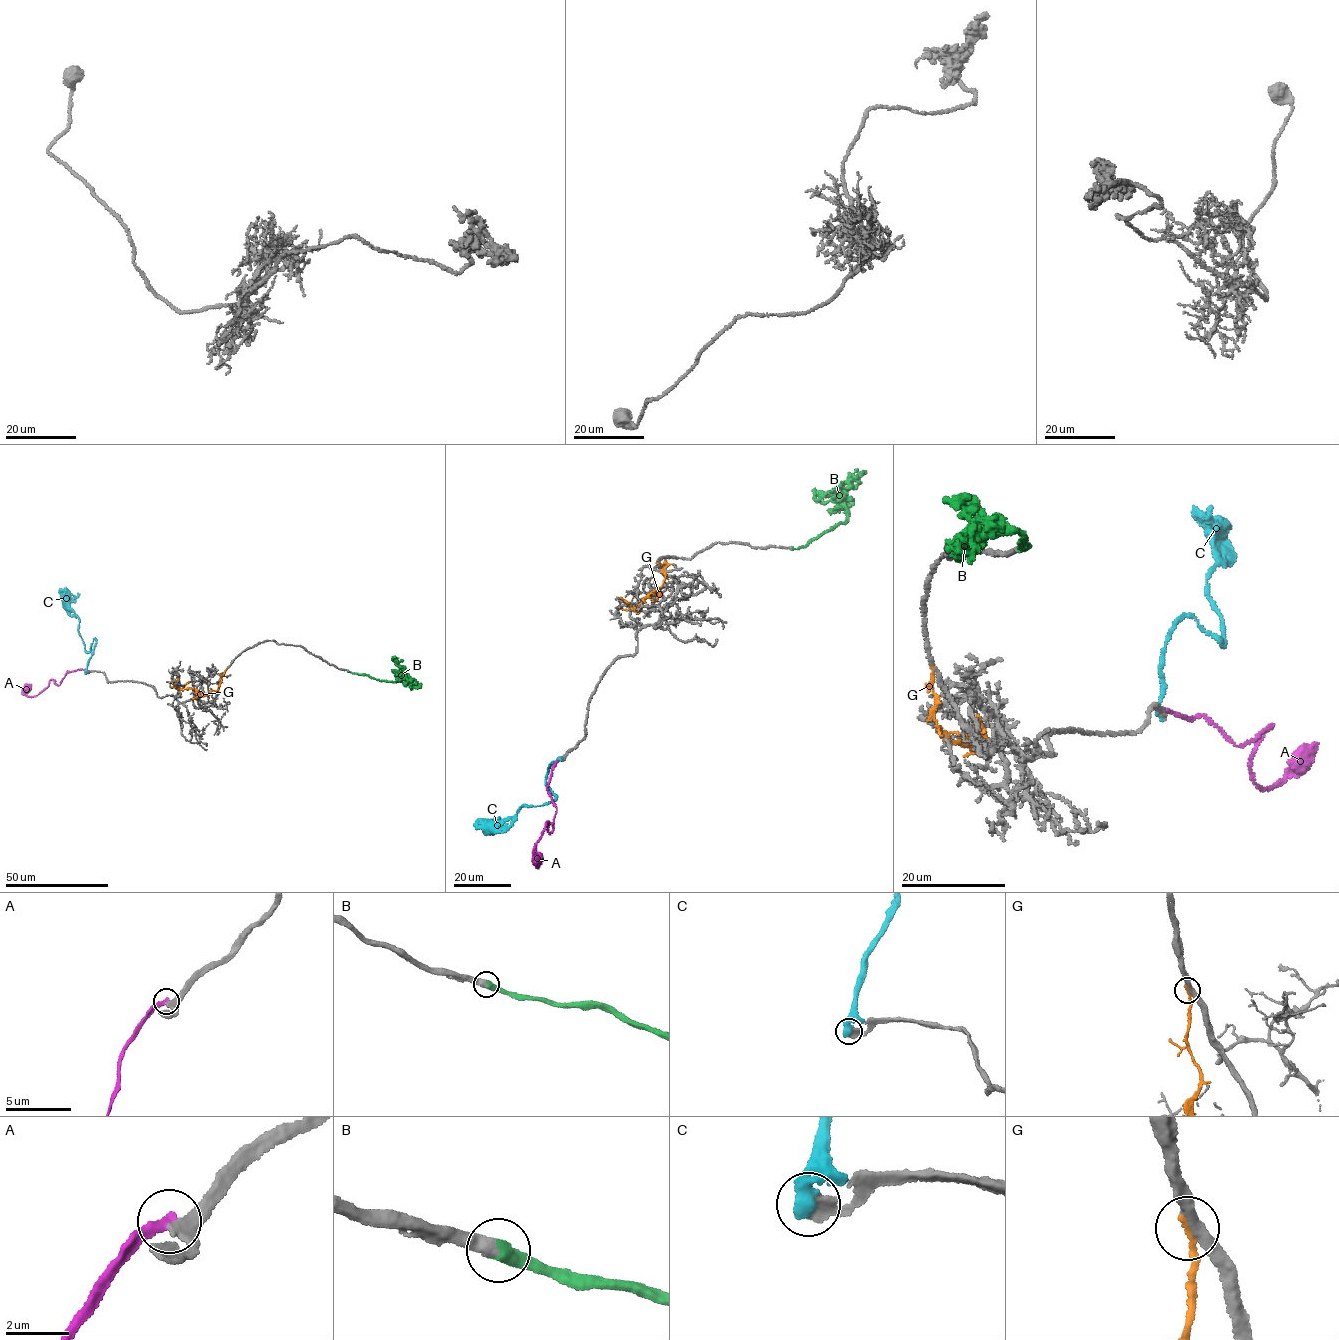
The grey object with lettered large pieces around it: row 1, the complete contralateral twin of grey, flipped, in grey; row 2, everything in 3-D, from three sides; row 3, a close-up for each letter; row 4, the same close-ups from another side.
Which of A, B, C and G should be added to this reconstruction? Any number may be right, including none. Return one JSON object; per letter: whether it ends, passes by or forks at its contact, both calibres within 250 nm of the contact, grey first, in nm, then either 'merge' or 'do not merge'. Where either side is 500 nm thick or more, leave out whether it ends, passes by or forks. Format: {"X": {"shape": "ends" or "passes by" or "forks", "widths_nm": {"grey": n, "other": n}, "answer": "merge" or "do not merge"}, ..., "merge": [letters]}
{"A": {"shape": "ends", "widths_nm": {"grey": 280, "other": 280}, "answer": "do not merge"}, "B": {"widths_nm": {"grey": 480, "other": 500}, "answer": "merge"}, "C": {"shape": "ends", "widths_nm": {"grey": 360, "other": 440}, "answer": "do not merge"}, "G": {"shape": "ends", "widths_nm": {"grey": 360, "other": 220}, "answer": "do not merge"}, "merge": ["B"]}

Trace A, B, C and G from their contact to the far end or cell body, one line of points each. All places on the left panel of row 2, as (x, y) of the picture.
A: (89, 670), (67, 671), (59, 685), (50, 680), (45, 688), (31, 696), (22, 692), (28, 684)
B: (348, 671), (392, 681), (402, 675), (412, 684), (419, 686), (421, 683)
C: (86, 673), (96, 641), (93, 639), (88, 652), (85, 650), (79, 633), (79, 620), (70, 605), (65, 587)
G: (227, 668), (219, 687), (204, 696), (192, 688), (183, 690), (174, 687), (173, 681)

